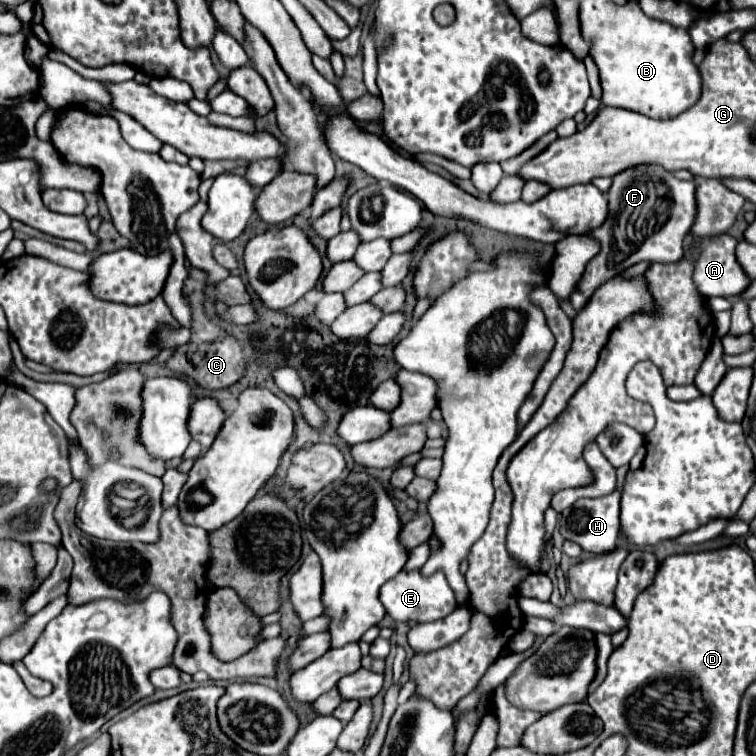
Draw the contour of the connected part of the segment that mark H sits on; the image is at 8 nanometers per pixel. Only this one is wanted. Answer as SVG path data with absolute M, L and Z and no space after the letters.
M614 490L612 494L602 496L602 498L594 498L594 500L582 498L582 500L574 502L574 506L566 508L560 516L560 534L564 536L564 540L576 542L584 552L590 552L590 554L612 552L618 542L620 494L622 494L622 490Z

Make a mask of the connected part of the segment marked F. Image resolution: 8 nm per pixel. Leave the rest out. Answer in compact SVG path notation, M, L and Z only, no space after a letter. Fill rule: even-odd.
M636 166L616 174L612 180L612 188L608 190L610 214L606 222L592 234L600 238L602 250L598 258L586 266L582 286L578 286L574 296L570 296L576 312L586 306L598 286L642 260L660 264L680 262L682 238L690 232L696 220L696 184L676 180L672 172L664 170L662 166Z

